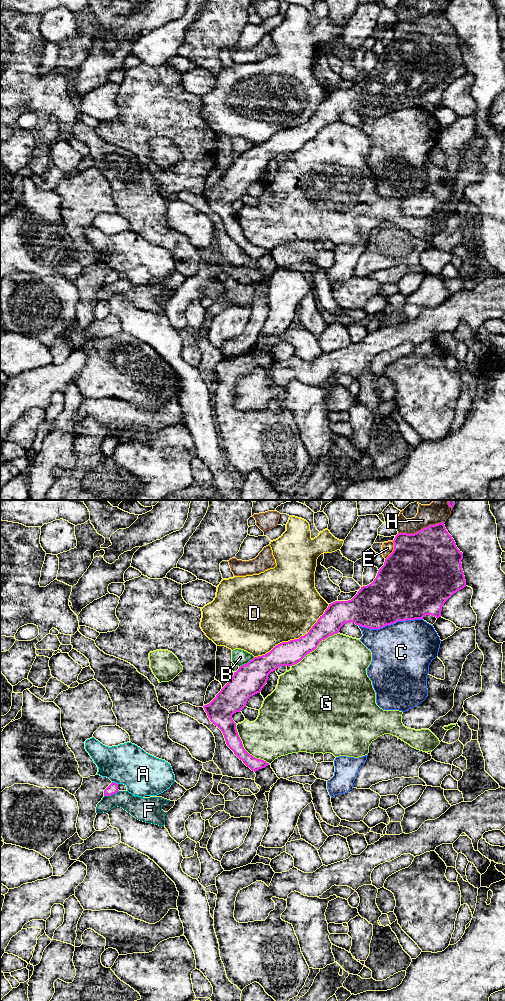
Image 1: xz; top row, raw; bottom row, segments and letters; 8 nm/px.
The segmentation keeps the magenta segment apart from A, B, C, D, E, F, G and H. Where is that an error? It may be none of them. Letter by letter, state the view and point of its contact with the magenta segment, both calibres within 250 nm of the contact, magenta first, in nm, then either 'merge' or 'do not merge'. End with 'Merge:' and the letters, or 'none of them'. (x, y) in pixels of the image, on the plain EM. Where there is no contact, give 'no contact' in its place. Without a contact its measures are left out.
A: contact xz (114, 270); calibres 80 and 340 nm; do not merge
B: contact xz (247, 151); calibres 240 and 130 nm; do not merge
C: contact xz (390, 112); calibres 440 and 480 nm; do not merge
D: contact xz (294, 127); calibres 190 and 500 nm; do not merge
E: contact xz (393, 38); calibres 500 and 100 nm; do not merge
F: contact xz (111, 282); calibres 80 and 170 nm; do not merge
G: contact xz (315, 136); calibres 190 and 500 nm; do not merge
H: contact xz (421, 17); calibres 480 and 130 nm; do not merge
Merge: none of them

